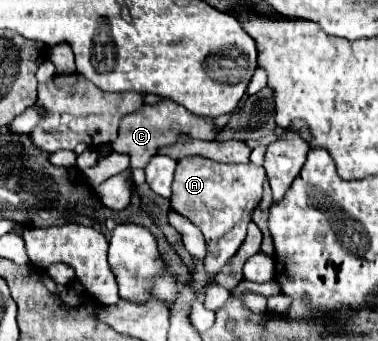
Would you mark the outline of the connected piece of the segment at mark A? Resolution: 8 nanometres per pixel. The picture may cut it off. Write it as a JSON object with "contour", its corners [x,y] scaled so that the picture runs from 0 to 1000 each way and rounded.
{"contour":[[[481,463],[466,487],[455,528],[450,610],[529,669],[545,698],[550,745],[540,762],[545,798],[561,815],[582,786],[630,739],[651,698],[667,622],[693,581],[693,540],[704,504],[667,475],[651,481],[582,481],[550,463]]]}

